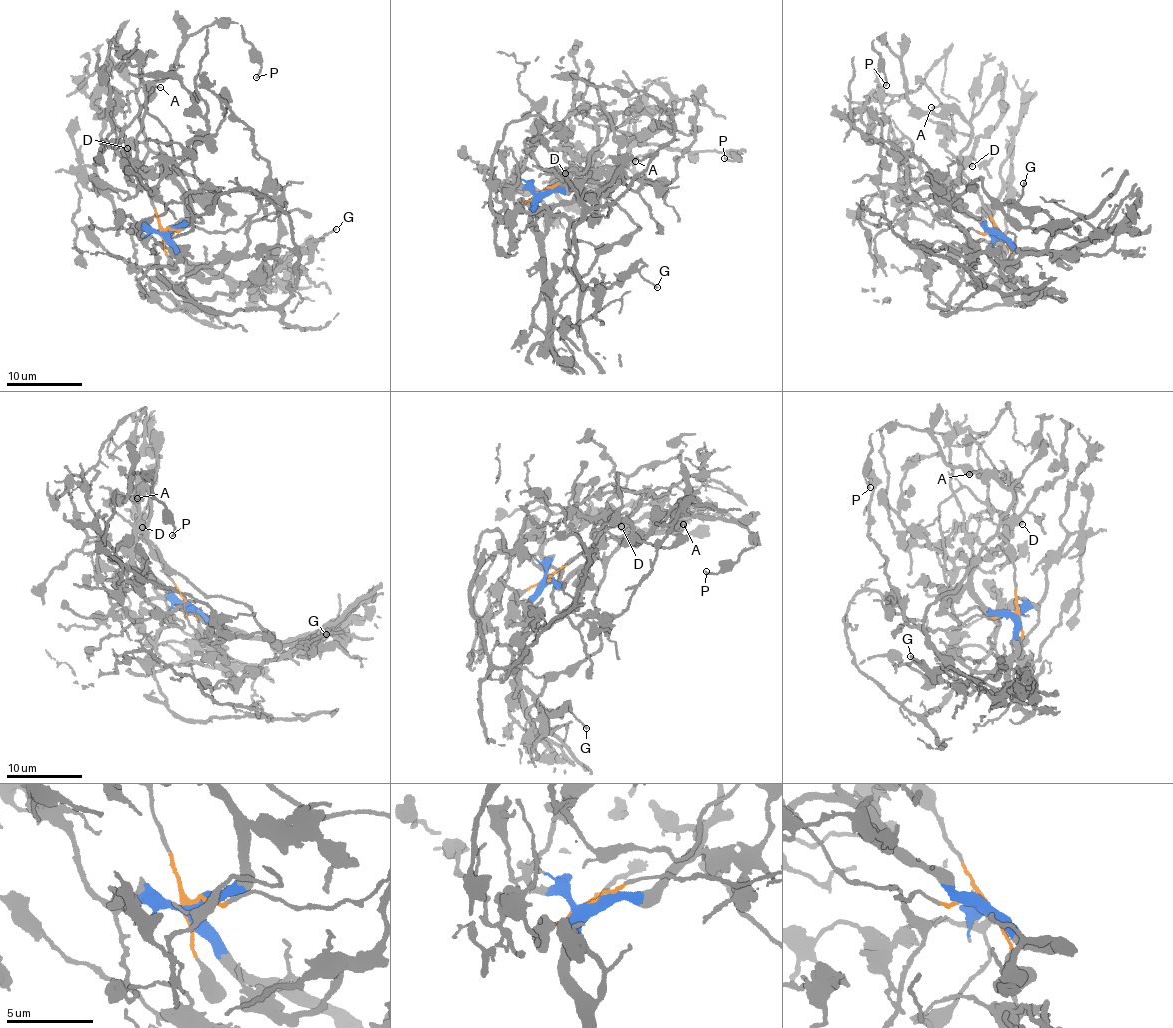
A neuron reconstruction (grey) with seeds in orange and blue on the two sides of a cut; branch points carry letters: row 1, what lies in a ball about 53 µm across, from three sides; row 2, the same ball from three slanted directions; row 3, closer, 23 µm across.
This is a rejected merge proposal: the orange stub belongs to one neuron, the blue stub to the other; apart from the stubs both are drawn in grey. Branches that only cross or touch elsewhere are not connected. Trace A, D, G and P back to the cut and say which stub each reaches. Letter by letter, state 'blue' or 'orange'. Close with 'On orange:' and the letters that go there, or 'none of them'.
A: orange
D: orange
G: blue
P: orange
On orange: A, D, P

